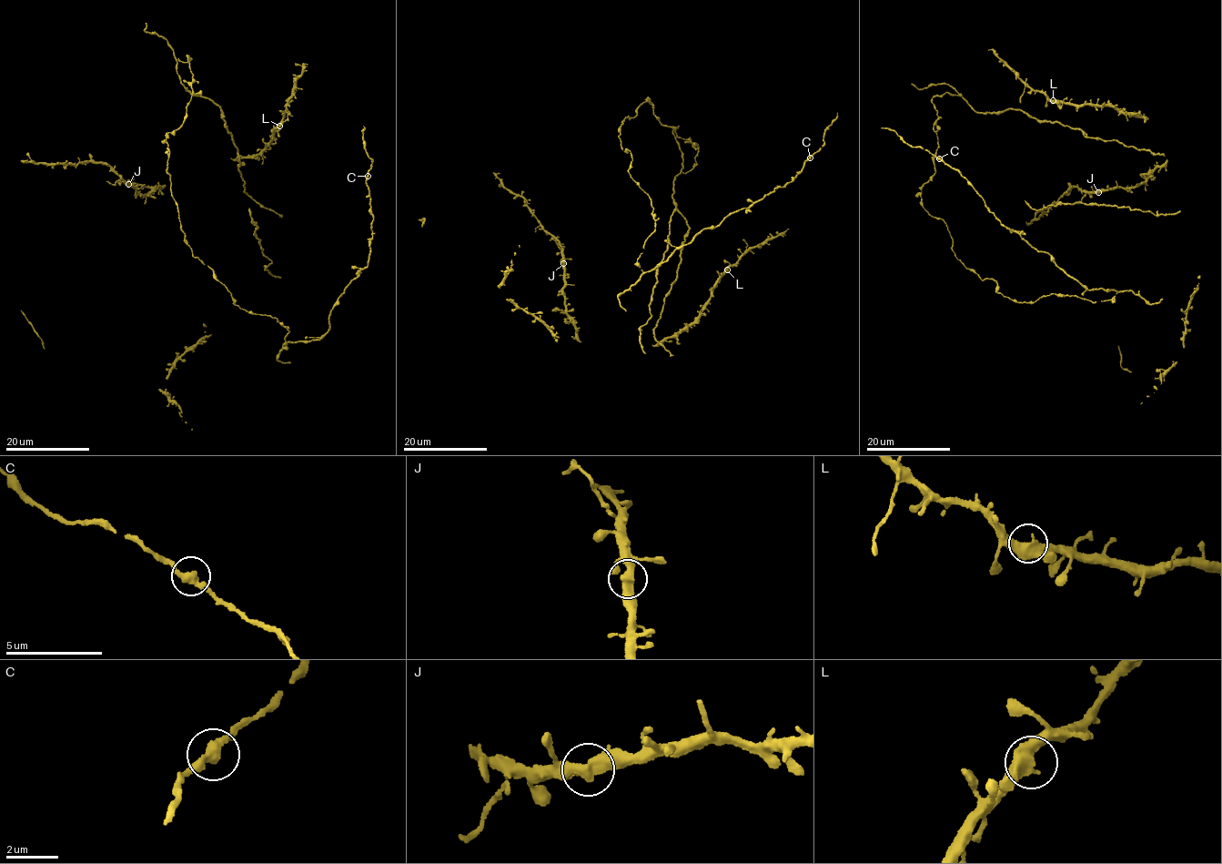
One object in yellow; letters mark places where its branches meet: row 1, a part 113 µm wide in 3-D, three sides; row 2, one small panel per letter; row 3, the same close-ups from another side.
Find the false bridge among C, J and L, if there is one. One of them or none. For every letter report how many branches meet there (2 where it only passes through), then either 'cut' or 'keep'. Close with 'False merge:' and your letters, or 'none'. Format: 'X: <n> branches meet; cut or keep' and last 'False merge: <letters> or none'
C: 2 branches meet; keep
J: 2 branches meet; keep
L: 2 branches meet; keep
False merge: none

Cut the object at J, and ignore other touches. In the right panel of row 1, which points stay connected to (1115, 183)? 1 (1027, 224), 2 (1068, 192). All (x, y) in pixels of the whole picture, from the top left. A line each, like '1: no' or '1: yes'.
1: no
2: no

